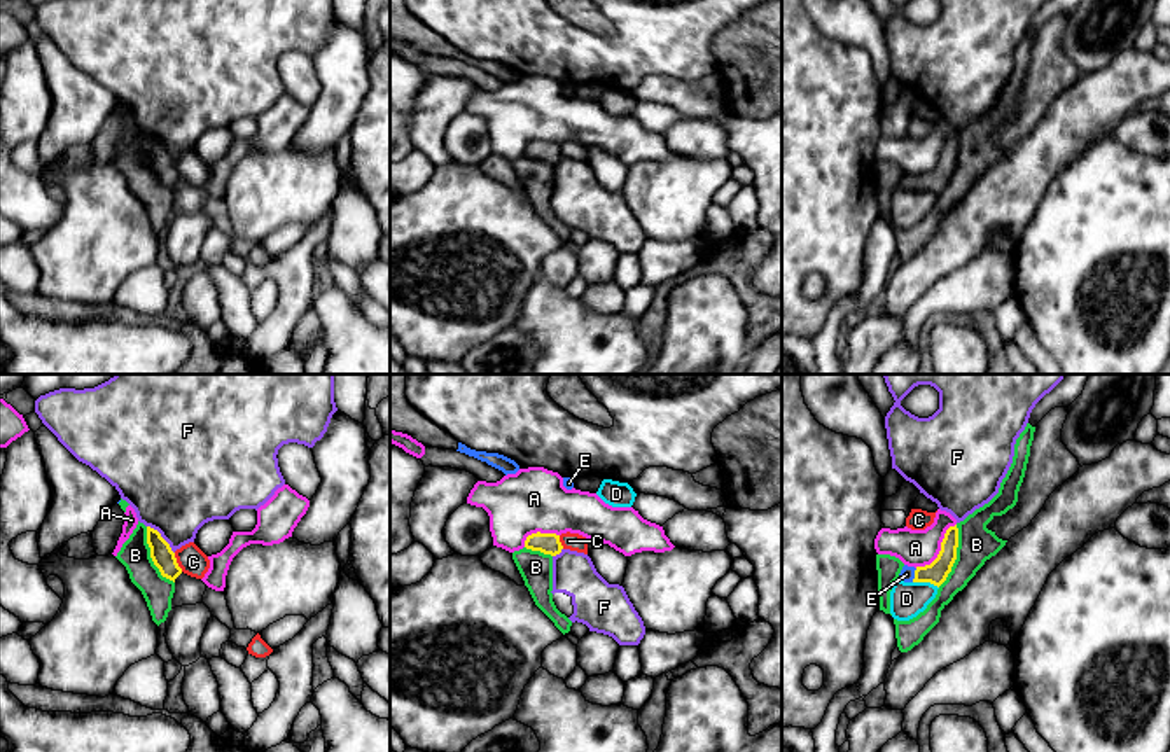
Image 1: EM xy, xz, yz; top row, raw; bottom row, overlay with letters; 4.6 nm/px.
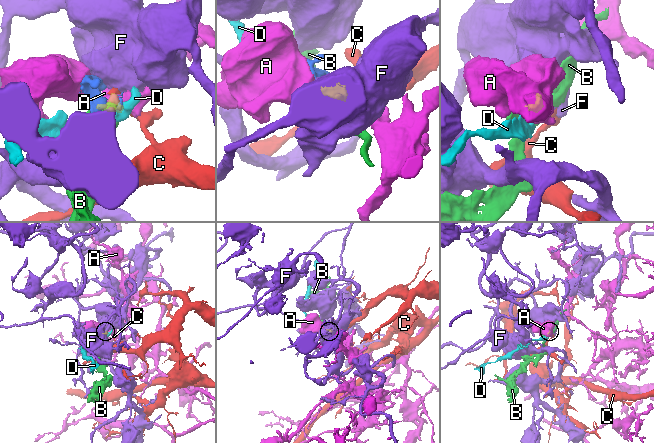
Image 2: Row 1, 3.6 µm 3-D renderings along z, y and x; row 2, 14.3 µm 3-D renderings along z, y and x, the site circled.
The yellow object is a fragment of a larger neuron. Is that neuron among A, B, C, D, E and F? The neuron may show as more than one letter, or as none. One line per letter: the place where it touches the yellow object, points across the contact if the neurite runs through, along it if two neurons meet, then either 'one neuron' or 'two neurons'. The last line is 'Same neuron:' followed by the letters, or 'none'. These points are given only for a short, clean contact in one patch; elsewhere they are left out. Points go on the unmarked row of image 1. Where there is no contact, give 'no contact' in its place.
A: yz (941, 158) | along yz (955, 132), (947, 139), (940, 161), (929, 172), (915, 175) | two neurons
B: yz (955, 165) | along yz (957, 133), (957, 167), (948, 184), (938, 194) | two neurons
C: xy (175, 170) | along xy (174, 161), (182, 179) | two neurons
D: yz (926, 189) | along yz (913, 189), (929, 189), (938, 196) | two neurons
E: yz (915, 184) | across yz (936, 181), (915, 184), (906, 182) | one neuron
F: xy (161, 146) | along xy (147, 133), (160, 142), (174, 161) | two neurons
Same neuron: E

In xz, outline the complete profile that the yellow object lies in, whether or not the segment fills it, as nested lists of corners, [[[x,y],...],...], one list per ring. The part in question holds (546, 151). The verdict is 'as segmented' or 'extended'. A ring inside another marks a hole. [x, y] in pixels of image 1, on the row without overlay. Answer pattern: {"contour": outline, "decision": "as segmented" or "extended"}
{"contour": [[[532,142],[525,149],[525,156],[532,159],[540,159],[544,163],[556,164],[561,161],[563,154],[560,150],[560,143],[556,142]]], "decision": "as segmented"}

